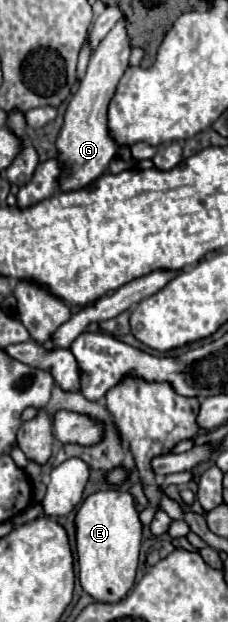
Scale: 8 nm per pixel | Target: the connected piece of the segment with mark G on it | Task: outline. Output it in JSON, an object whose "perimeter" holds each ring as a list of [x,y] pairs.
{"perimeter":[[[122,17],[92,51],[86,75],[80,81],[76,95],[68,103],[64,127],[56,139],[58,161],[62,165],[62,173],[58,177],[60,191],[76,191],[90,185],[94,179],[106,173],[110,159],[116,155],[118,147],[114,147],[114,139],[110,139],[110,133],[106,131],[106,107],[110,103],[110,95],[114,95],[114,87],[118,85],[128,67],[128,59],[132,53],[126,25],[128,19]]]}

